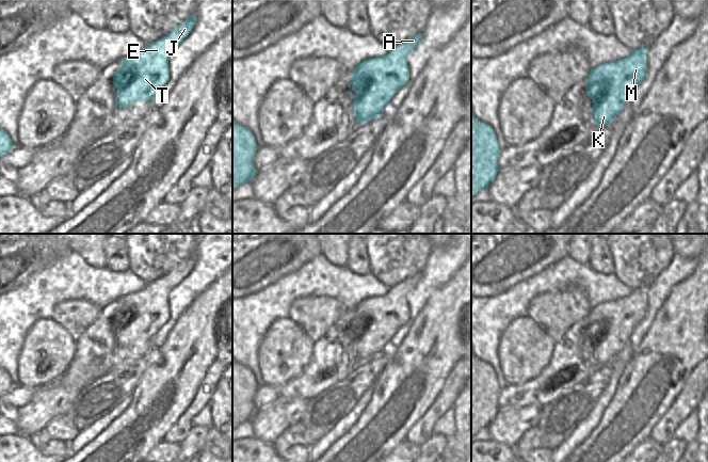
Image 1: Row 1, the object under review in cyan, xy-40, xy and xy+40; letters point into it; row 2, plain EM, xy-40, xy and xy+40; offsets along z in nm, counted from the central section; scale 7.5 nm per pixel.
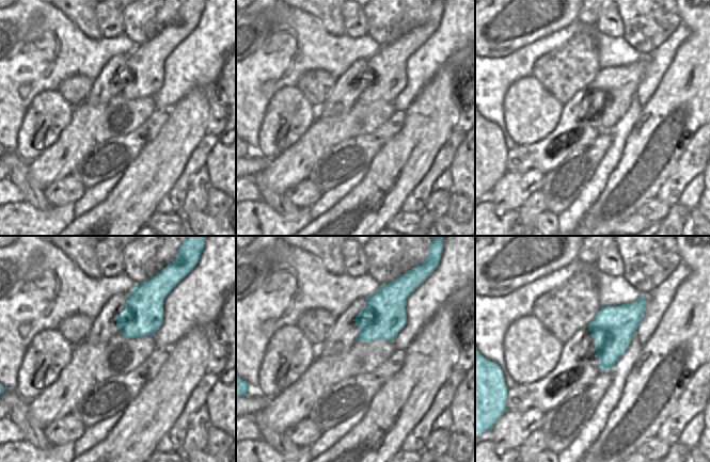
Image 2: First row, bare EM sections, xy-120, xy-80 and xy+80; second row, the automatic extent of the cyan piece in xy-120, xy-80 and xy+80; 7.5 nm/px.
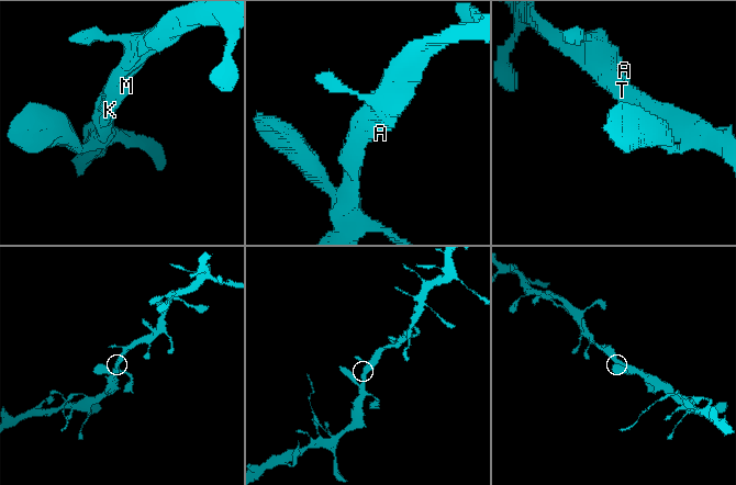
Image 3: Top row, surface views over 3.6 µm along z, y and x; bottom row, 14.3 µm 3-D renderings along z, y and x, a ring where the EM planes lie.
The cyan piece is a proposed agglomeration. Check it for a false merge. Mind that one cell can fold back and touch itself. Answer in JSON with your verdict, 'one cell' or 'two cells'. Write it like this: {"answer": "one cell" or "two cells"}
{"answer": "one cell"}

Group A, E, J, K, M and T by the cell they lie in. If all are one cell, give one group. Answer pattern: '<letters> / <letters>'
A E J K M T

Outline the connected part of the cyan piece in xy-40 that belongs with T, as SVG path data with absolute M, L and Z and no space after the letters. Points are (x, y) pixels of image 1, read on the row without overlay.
M196 252L167 274L147 283L140 291L122 298L122 305L113 314L117 326L115 345L127 347L138 340L149 340L168 320L168 294L190 273L196 262Z

